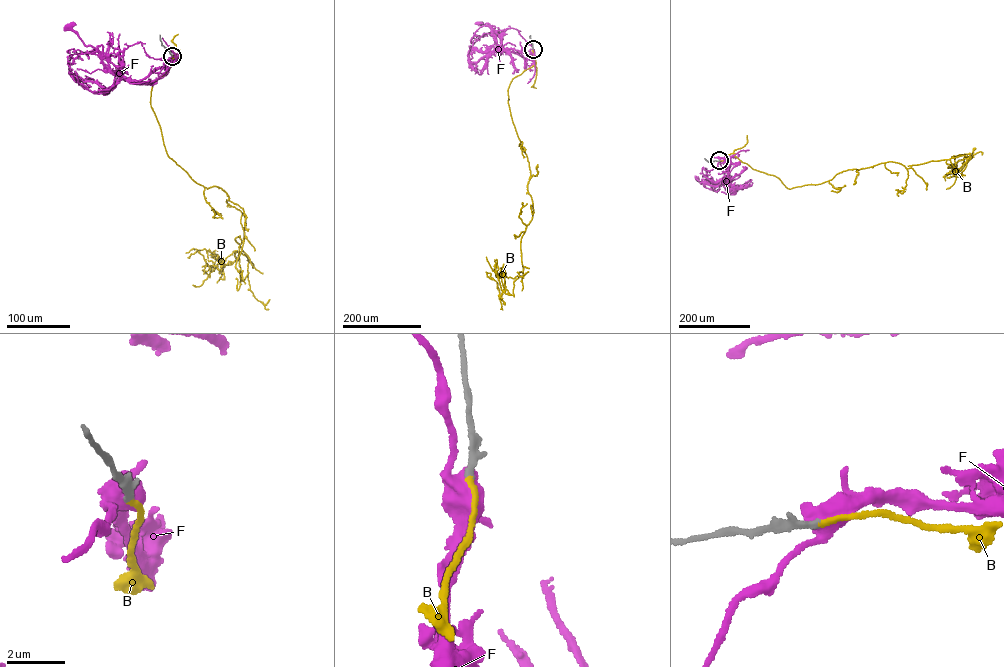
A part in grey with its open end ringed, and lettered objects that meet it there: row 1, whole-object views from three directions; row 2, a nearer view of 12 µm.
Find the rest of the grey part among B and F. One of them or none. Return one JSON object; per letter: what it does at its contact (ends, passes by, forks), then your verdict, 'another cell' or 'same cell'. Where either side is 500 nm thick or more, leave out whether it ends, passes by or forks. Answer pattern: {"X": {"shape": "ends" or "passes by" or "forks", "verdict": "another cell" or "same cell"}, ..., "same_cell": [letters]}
{"B": {"shape": "ends", "verdict": "same cell"}, "F": {"verdict": "another cell"}, "same_cell": ["B"]}

